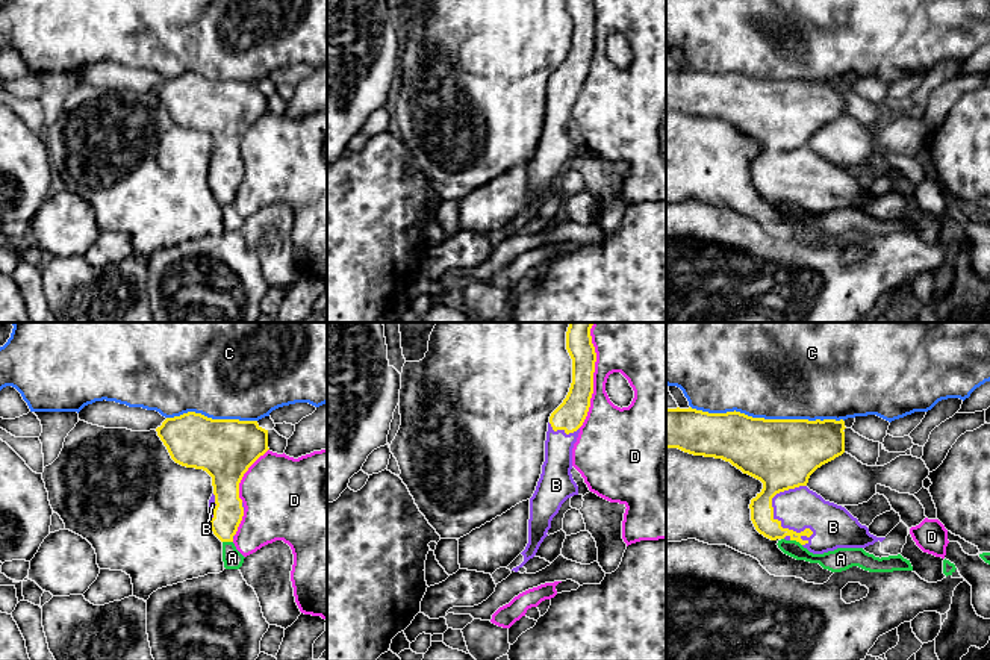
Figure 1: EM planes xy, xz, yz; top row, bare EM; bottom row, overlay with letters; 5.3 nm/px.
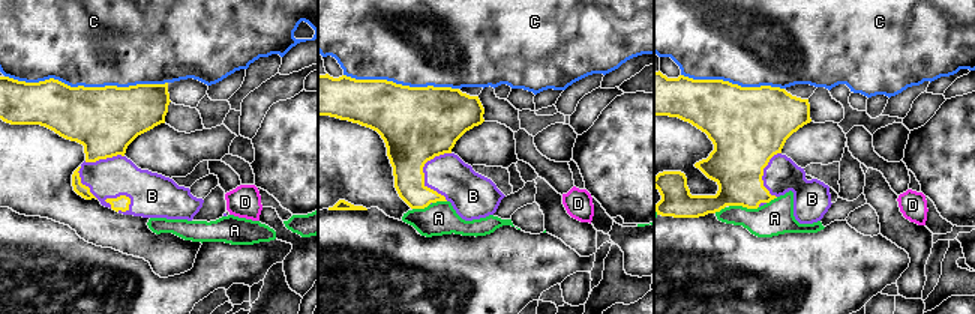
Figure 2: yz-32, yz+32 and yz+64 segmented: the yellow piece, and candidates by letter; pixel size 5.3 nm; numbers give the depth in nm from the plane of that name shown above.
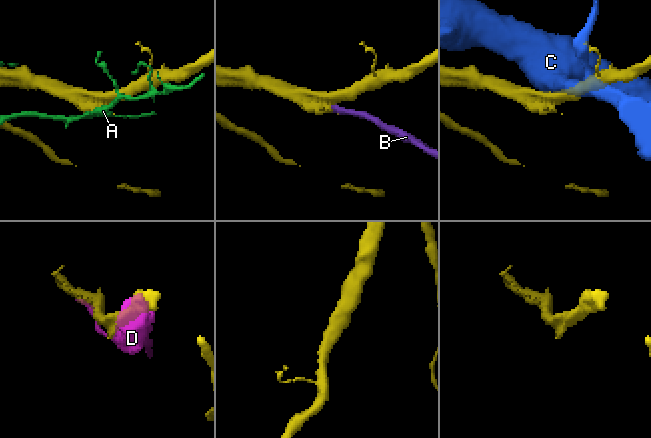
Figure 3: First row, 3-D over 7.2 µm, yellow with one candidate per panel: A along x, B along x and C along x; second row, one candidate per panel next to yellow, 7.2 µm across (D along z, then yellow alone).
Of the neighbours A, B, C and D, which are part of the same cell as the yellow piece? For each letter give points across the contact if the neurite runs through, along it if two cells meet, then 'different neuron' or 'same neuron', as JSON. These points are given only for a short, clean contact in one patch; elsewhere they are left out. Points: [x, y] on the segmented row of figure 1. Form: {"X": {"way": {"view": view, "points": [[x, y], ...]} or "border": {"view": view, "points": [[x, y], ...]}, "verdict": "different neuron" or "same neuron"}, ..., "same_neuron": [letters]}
{"A": {"verdict": "different neuron"}, "B": {"way": {"view": "yz", "points": [[780, 465], [772, 510], [798, 509]]}, "verdict": "same neuron"}, "C": {"verdict": "different neuron"}, "D": {"verdict": "different neuron"}, "same_neuron": ["B"]}

